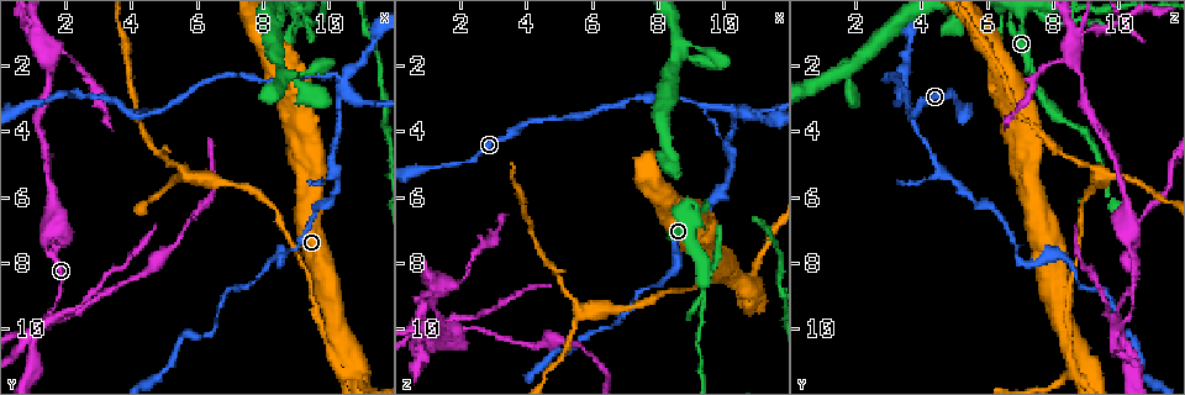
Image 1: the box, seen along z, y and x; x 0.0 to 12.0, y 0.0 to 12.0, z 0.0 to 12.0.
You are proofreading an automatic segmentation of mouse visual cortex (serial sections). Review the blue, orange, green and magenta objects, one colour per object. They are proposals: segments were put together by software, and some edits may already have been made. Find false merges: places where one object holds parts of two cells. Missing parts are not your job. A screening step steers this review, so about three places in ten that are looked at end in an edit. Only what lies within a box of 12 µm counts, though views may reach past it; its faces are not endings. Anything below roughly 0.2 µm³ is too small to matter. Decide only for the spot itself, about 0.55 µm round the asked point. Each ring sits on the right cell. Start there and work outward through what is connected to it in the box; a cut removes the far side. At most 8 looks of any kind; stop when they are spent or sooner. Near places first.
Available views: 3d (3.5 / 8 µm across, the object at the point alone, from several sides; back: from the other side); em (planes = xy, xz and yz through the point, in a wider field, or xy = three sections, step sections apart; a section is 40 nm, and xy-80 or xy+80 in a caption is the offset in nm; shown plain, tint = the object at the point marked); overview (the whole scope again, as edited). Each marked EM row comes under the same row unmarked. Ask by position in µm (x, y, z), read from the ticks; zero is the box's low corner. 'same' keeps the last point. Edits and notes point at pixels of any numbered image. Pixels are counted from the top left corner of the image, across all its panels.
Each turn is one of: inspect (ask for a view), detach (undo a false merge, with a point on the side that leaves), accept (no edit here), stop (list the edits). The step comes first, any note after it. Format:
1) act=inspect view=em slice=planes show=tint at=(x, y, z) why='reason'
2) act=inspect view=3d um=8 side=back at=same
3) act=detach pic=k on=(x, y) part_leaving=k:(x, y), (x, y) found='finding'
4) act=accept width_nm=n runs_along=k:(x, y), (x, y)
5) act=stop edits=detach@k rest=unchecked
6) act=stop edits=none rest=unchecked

act=inspect view=3d um=8 at=(1.2, 10.0, 10.0) why='two arms at a narrow angle'

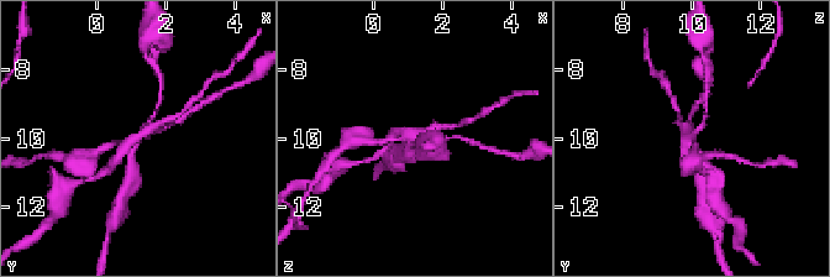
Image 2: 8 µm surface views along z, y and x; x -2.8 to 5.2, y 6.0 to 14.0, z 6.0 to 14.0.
act=inspect view=em slice=xy step=3 show=tint at=(1.2, 10.0, 10.0)

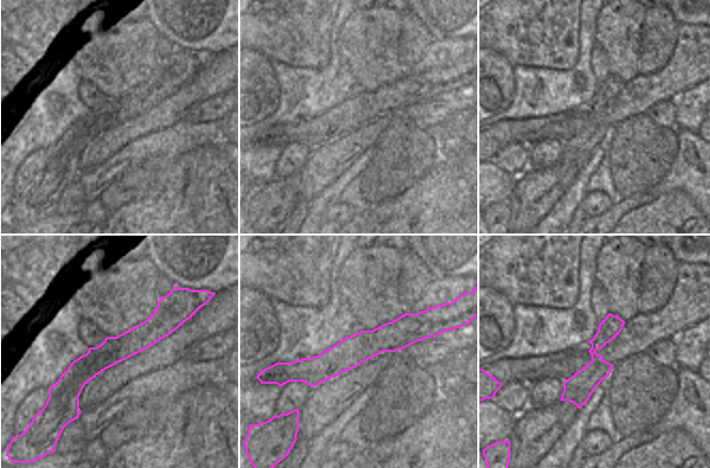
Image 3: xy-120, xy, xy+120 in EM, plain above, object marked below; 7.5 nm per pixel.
act=detach pic=2 on=(117, 160) width_nm=220 part_leaving=2:(142, 134), (187, 114) found='a second cell is stuck on'

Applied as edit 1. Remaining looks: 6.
act=inspect view=3d um=3.5 at=(10.3, 2.5, 3.5) why='four-way junction'

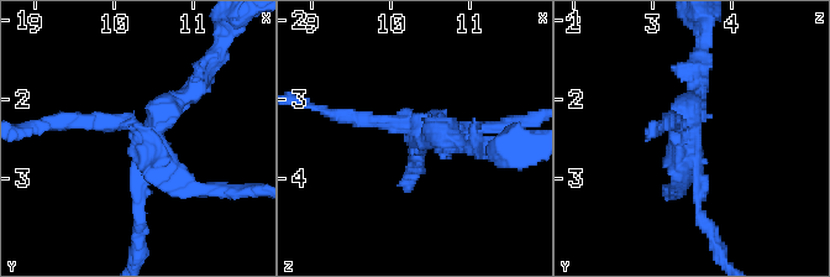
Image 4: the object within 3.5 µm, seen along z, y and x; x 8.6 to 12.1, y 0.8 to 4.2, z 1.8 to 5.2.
act=inspect view=em slice=xy step=2 show=tint at=(10.35, 2.45, 3.45) why='need the tissue'

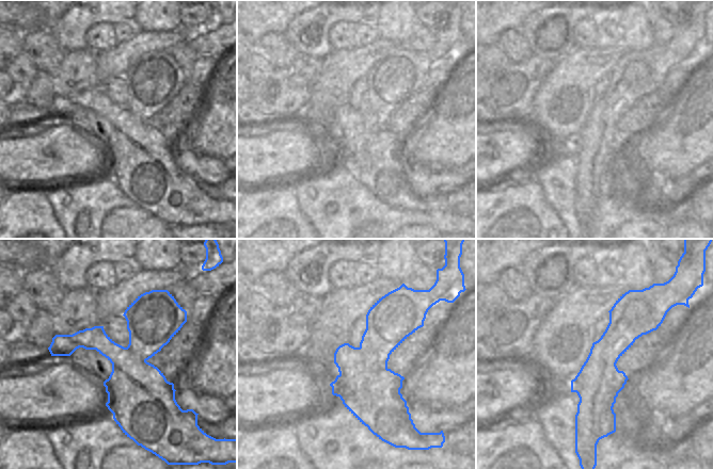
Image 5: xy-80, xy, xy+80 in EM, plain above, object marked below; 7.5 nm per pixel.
act=inspect view=em slice=xy step=3 show=tint at=same

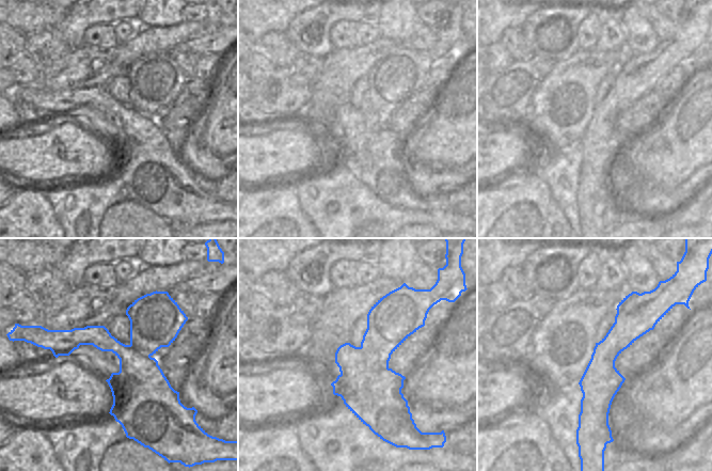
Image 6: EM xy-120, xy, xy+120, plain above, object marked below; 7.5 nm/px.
act=detach pic=4 on=(445, 144) arm_widths_nm=150,200,200,250 part_leaving=4:(418, 139), (418, 167), (410, 176) found='two cells meet here'

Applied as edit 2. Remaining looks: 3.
act=inspect view=overview why='redraw'

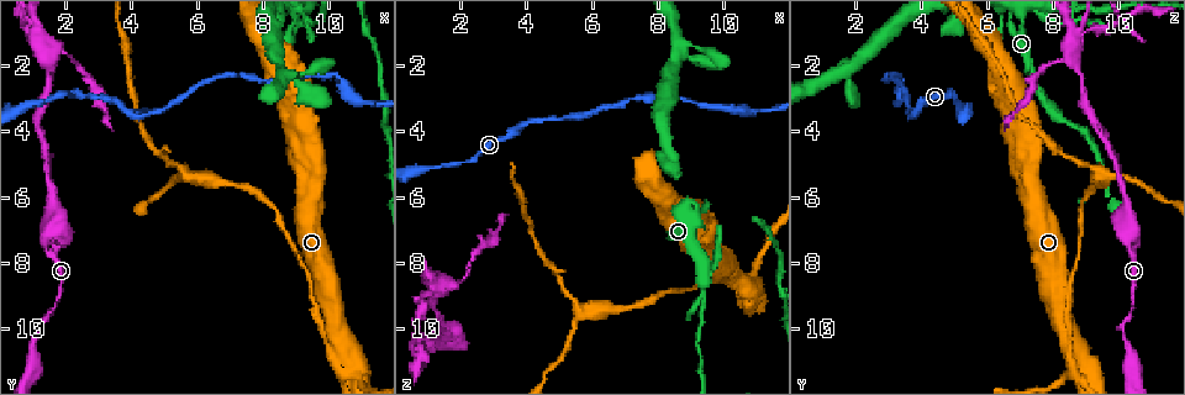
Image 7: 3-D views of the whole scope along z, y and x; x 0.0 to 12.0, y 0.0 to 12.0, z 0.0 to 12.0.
act=inspect view=3d um=3.5 at=(1.6, 1.6, 8.6) why='thin arm on a thick one'

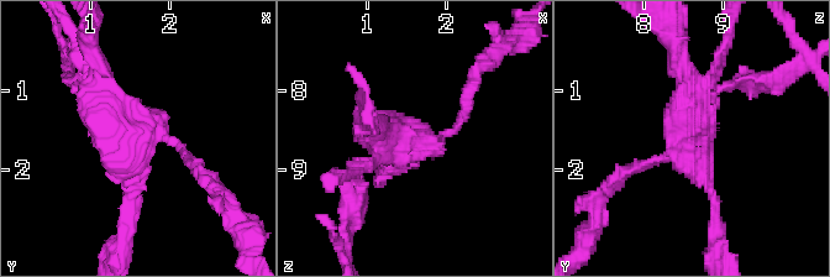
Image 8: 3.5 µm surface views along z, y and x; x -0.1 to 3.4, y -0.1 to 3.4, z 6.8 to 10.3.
act=inspect view=em slice=xy step=1 show=tint at=(1.55, 1.65, 8.60)

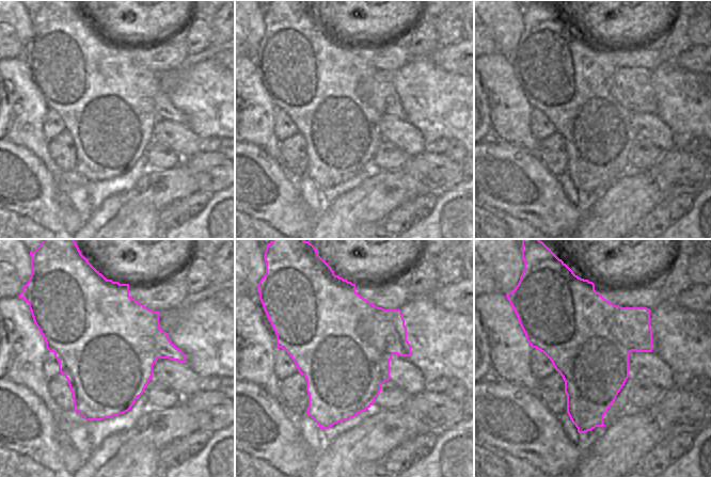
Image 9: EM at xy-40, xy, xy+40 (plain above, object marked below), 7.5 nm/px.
act=detach pic=8 on=(343, 182) width_nm=750 part_leaving=8:(430, 140), (457, 127), (476, 69), (490, 61) found='two cells meet here'

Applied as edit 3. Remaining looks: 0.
act=stop edits=detach@2,detach@4,detach@8 rest=unchecked

